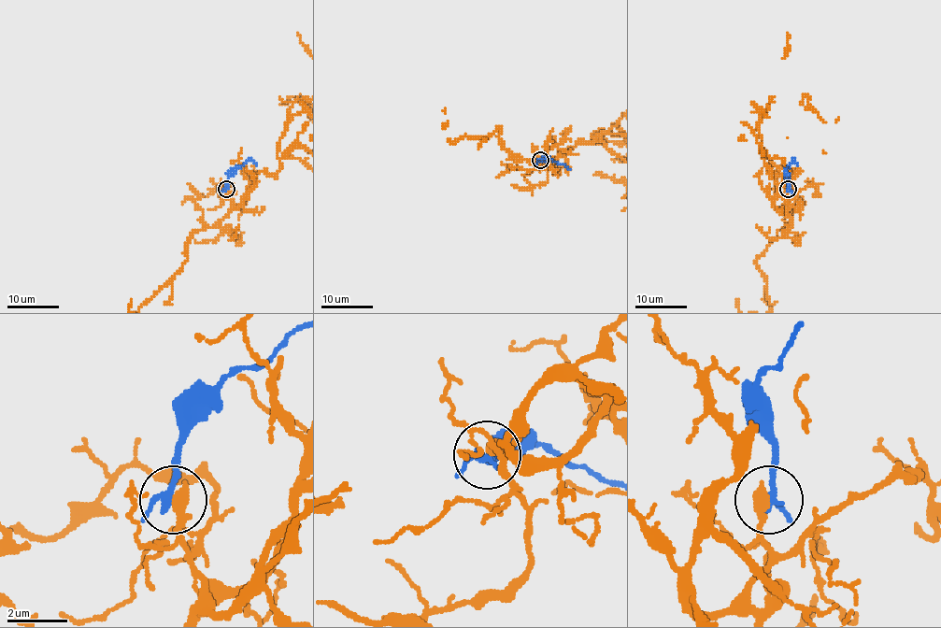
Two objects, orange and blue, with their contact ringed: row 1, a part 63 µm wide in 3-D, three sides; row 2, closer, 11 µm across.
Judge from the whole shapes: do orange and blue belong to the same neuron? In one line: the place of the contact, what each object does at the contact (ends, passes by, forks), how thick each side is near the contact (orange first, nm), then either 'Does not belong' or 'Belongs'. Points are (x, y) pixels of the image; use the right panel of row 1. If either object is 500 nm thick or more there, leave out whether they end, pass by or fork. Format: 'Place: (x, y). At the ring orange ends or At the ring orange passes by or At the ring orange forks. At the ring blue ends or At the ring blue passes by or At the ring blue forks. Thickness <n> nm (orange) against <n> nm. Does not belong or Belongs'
Place: (788, 189). At the ring orange ends. At the ring blue passes by. Thickness 440 nm (orange) against 200 nm. Does not belong

